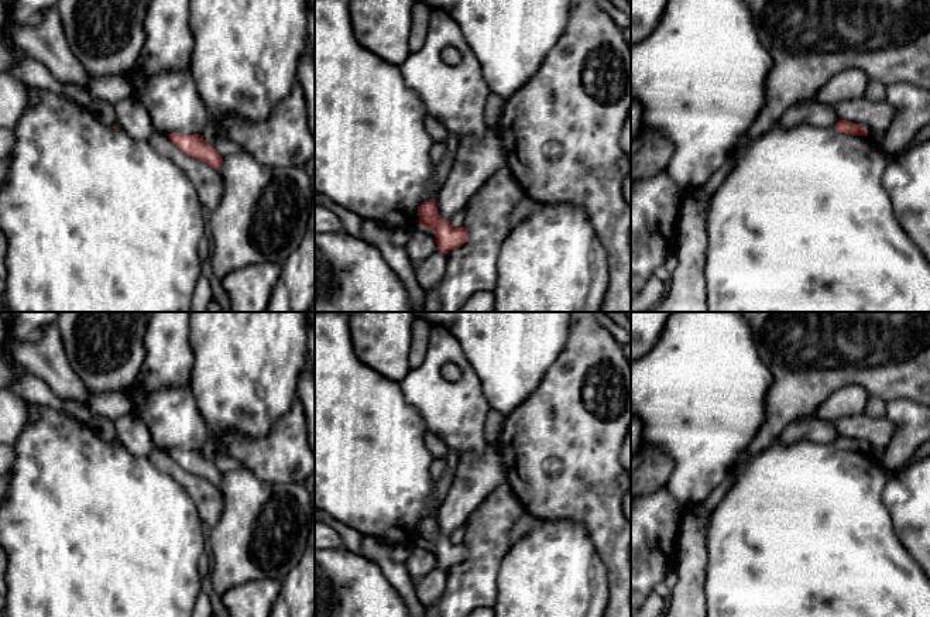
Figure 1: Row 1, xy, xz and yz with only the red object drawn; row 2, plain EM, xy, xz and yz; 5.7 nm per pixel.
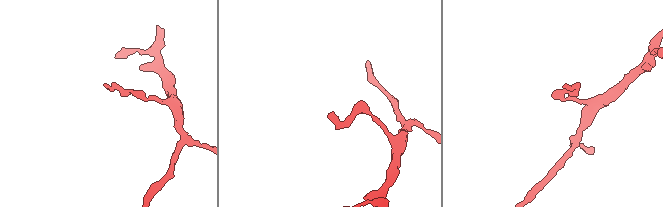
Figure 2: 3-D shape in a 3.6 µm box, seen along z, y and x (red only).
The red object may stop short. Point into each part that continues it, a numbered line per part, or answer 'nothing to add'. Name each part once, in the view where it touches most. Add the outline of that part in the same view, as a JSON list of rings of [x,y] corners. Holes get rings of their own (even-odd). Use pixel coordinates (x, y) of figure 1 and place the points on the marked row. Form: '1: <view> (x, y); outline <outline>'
nothing to add

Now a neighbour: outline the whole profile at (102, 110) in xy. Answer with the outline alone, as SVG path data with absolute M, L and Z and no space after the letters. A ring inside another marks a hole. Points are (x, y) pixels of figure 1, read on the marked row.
M92 93L90 96L92 100L87 110L104 126L107 127L119 126L114 106L111 103L95 97Z

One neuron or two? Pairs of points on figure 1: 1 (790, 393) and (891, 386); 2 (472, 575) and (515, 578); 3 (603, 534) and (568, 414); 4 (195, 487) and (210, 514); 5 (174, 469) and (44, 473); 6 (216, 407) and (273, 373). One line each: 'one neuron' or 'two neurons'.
1: one neuron
2: two neurons
3: one neuron
4: one neuron
5: two neurons
6: one neuron

